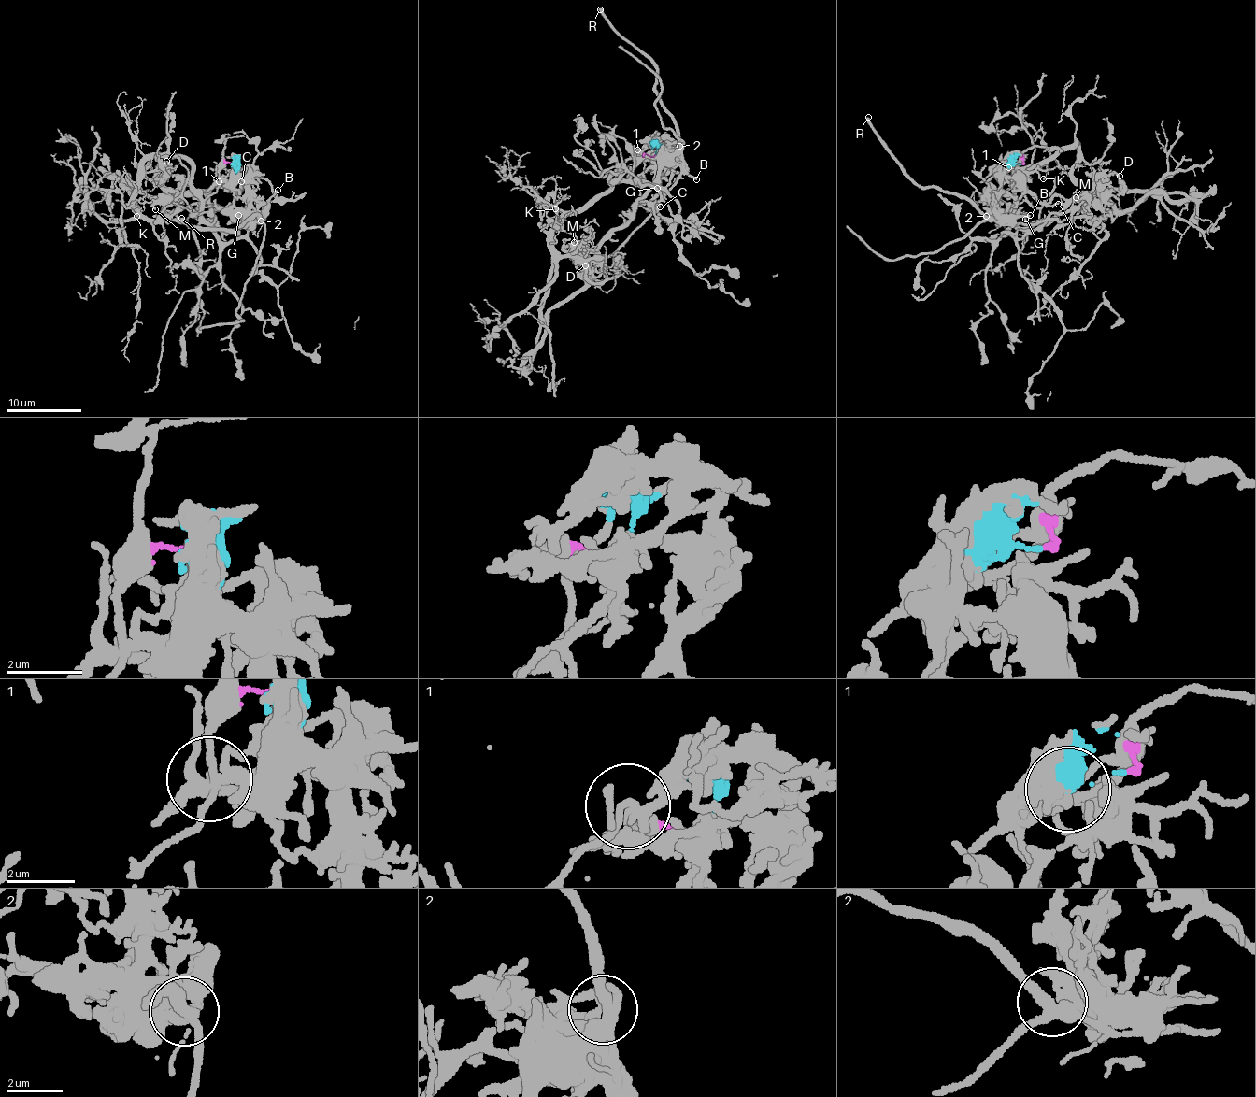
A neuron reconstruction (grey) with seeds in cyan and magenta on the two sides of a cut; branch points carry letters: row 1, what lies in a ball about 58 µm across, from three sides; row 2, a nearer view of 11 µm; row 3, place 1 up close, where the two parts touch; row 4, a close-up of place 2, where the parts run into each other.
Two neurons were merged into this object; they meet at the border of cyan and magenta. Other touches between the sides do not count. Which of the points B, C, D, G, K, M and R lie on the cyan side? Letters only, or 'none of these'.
B, C, D, G, M, R

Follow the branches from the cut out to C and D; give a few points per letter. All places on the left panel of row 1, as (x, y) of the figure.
C: (237, 162), (237, 168), (243, 174), (252, 176), (254, 173), (256, 176), (252, 182), (237, 192), (241, 181)
D: (237, 162), (243, 174), (256, 176), (243, 188), (181, 193), (164, 187), (161, 178), (166, 161)

